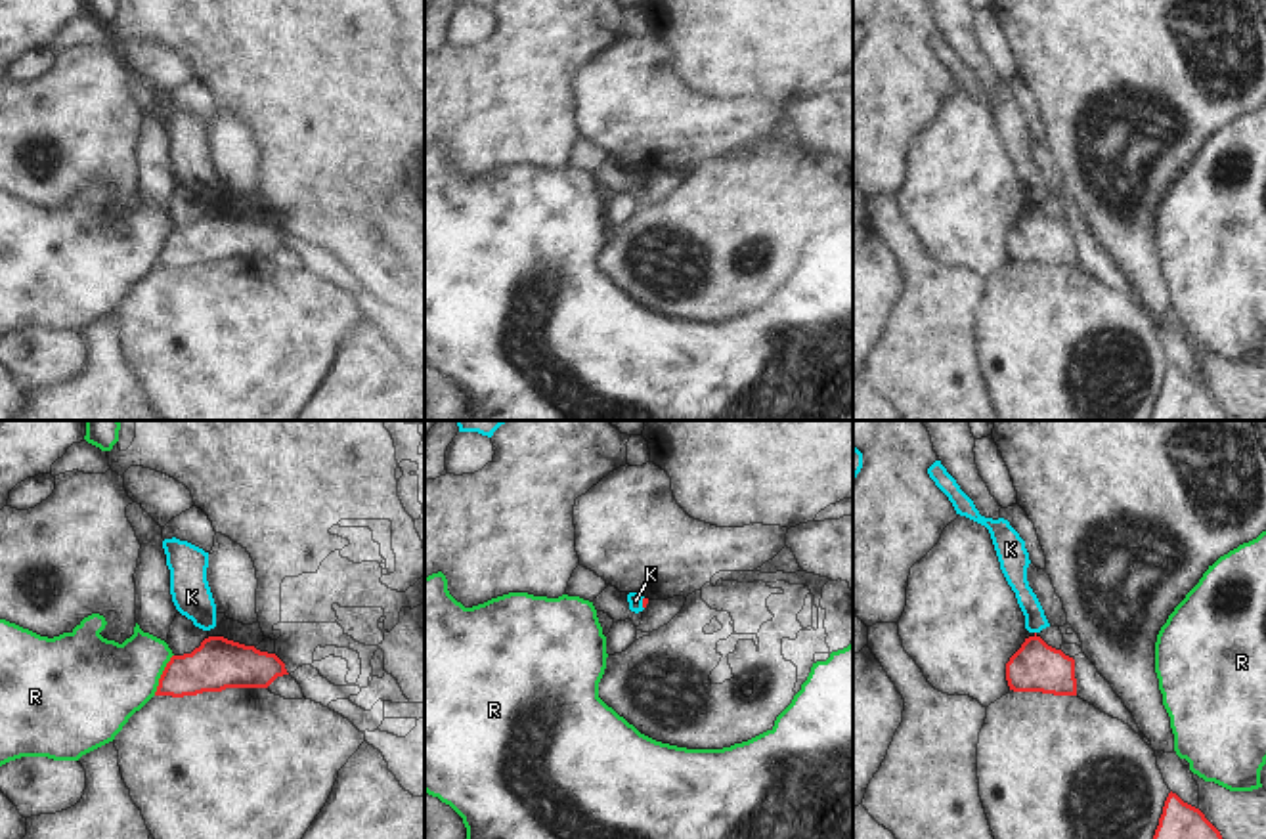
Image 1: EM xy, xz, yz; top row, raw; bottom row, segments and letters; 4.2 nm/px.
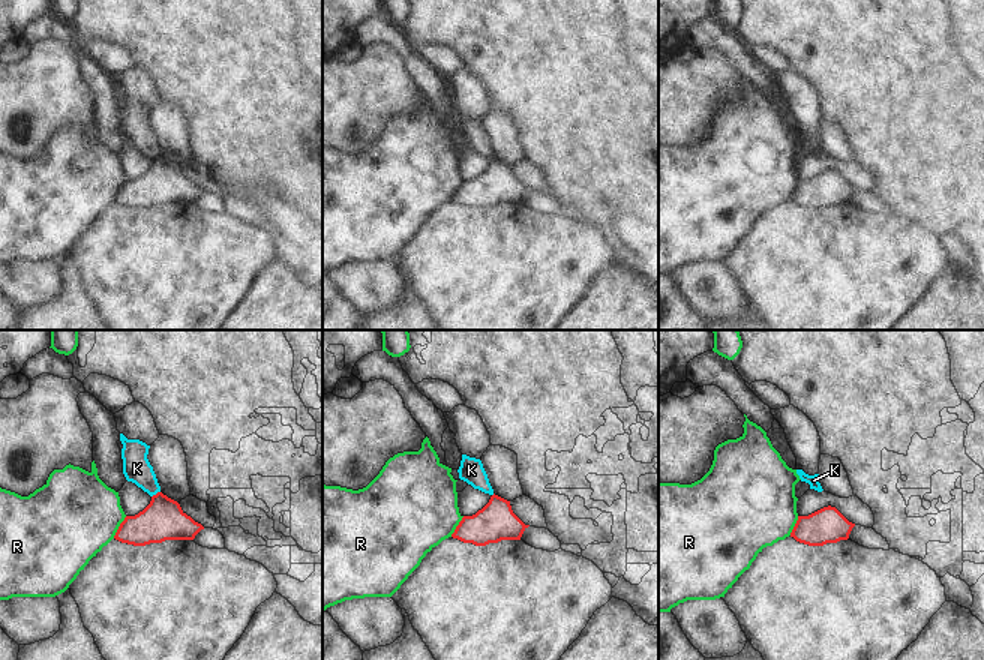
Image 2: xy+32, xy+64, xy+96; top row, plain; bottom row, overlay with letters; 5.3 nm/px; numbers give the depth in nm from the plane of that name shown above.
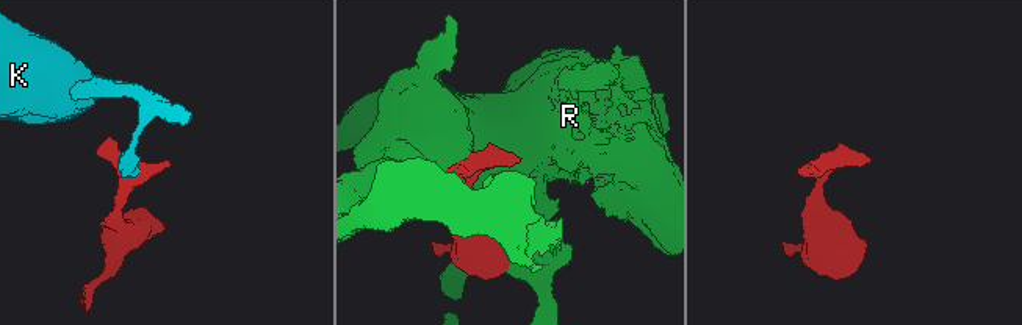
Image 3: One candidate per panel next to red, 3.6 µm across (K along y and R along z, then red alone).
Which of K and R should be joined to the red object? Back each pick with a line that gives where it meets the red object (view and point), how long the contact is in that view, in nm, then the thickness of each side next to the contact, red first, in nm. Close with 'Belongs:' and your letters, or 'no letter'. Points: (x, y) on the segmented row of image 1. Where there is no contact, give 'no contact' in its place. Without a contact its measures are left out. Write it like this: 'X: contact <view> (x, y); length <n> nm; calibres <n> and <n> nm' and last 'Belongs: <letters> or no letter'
Belongs: no letter

